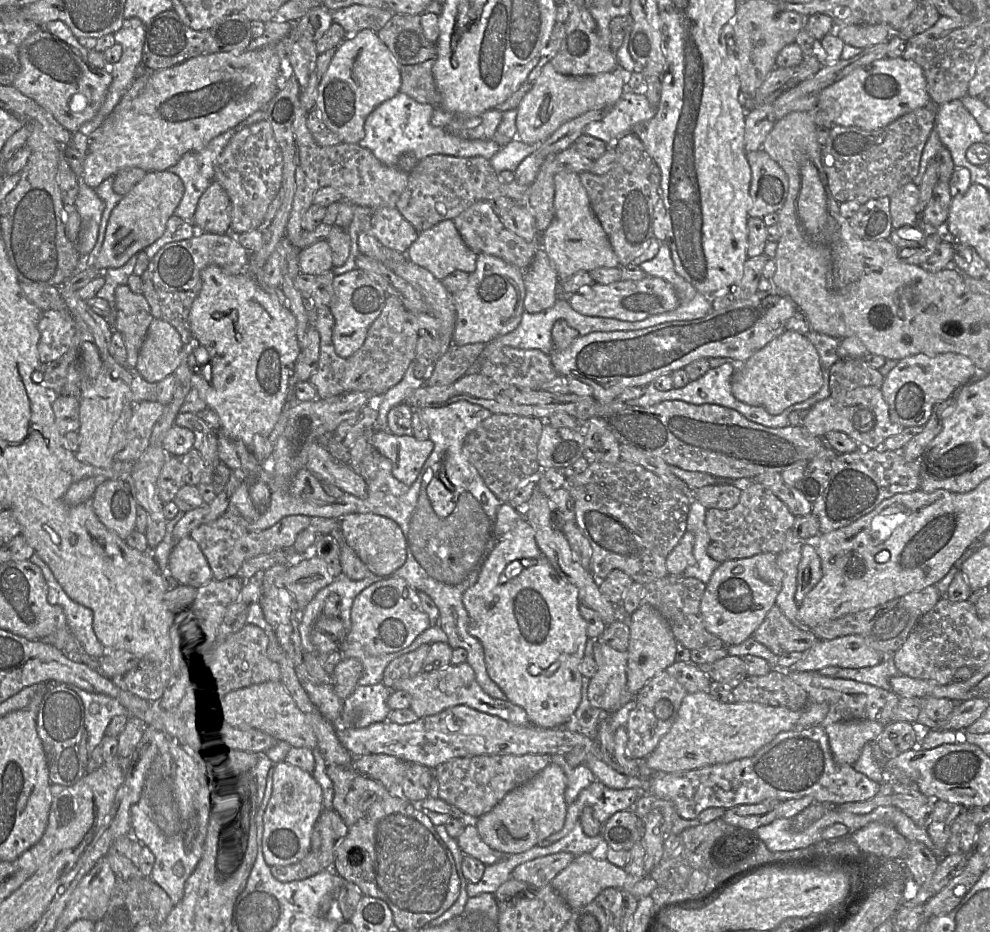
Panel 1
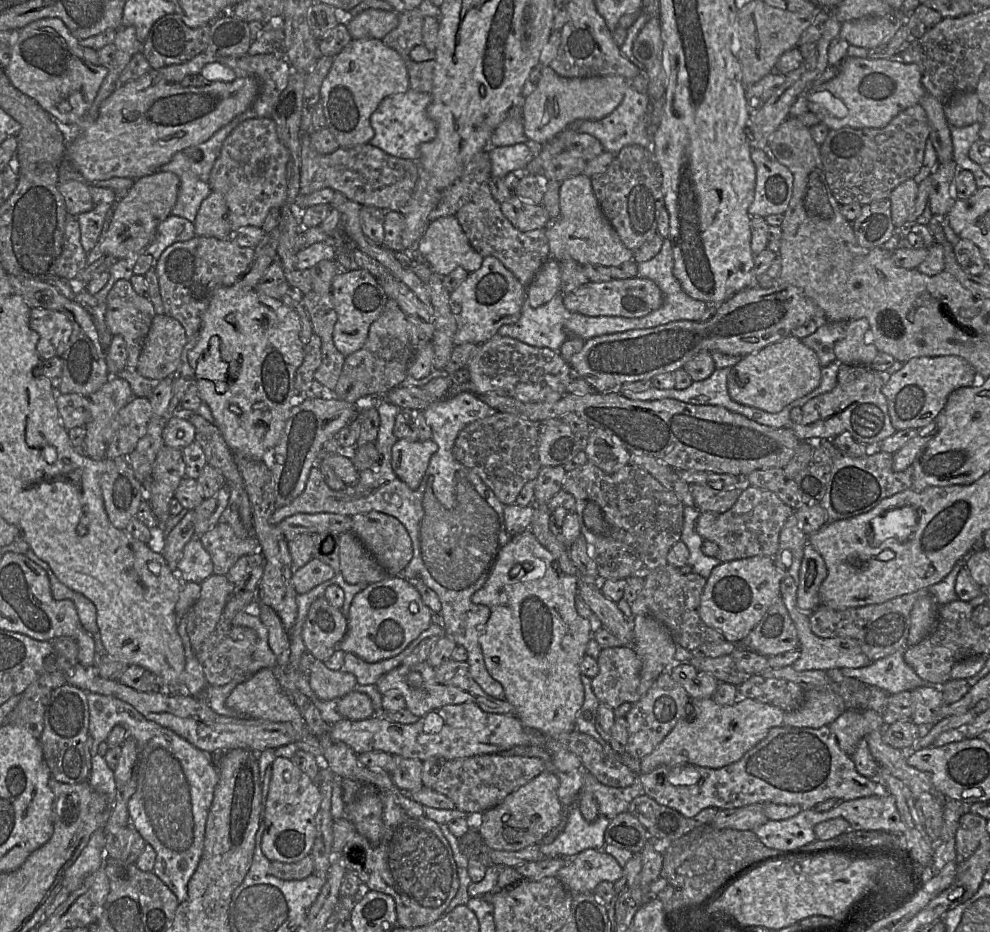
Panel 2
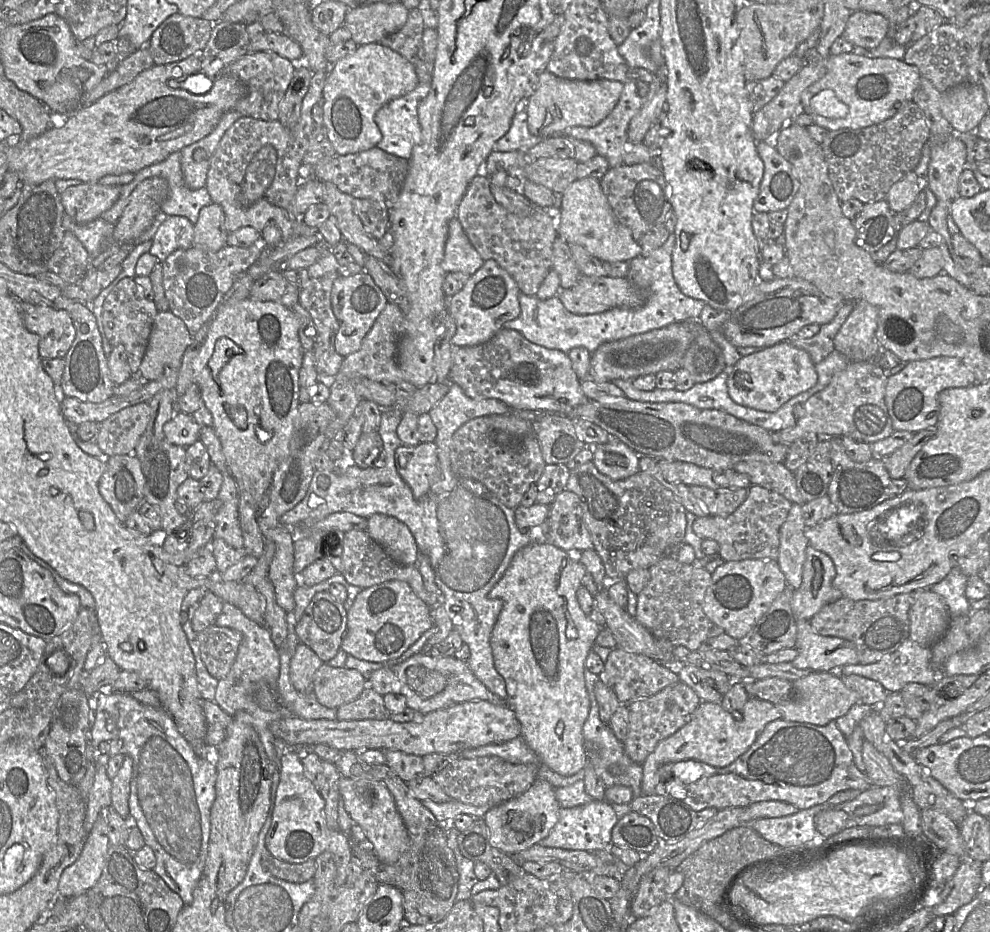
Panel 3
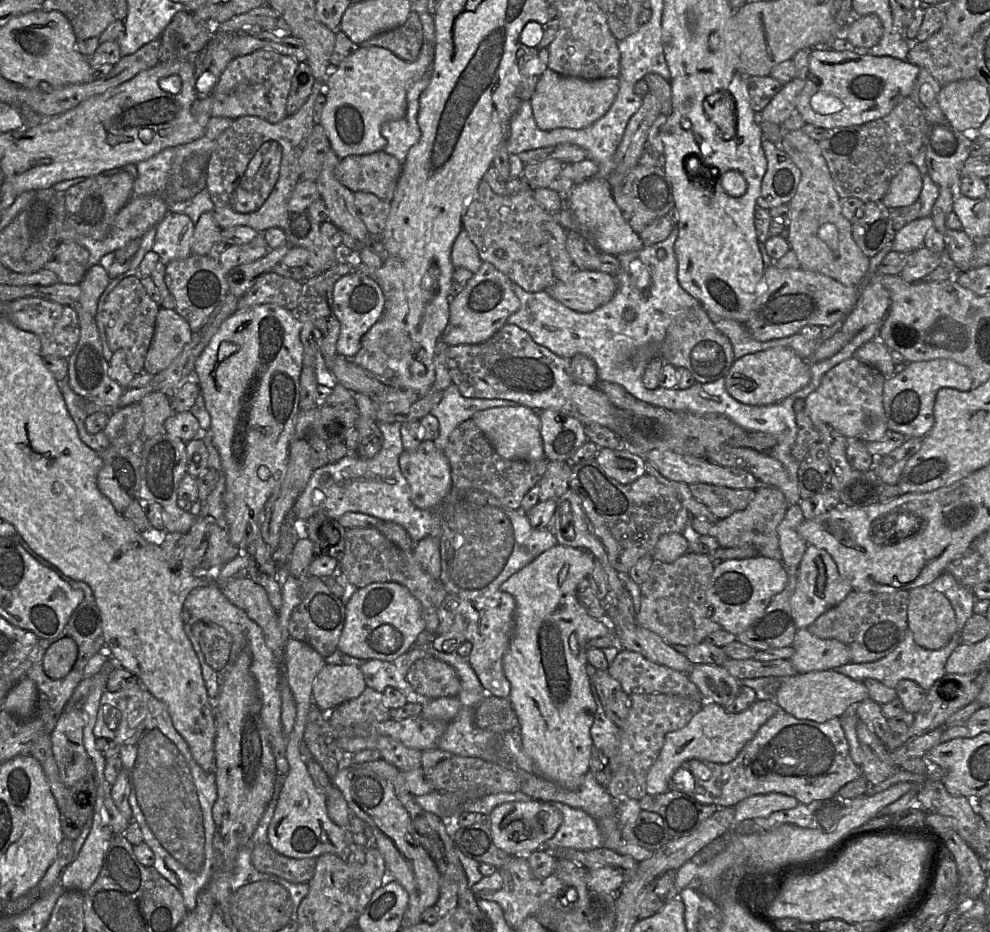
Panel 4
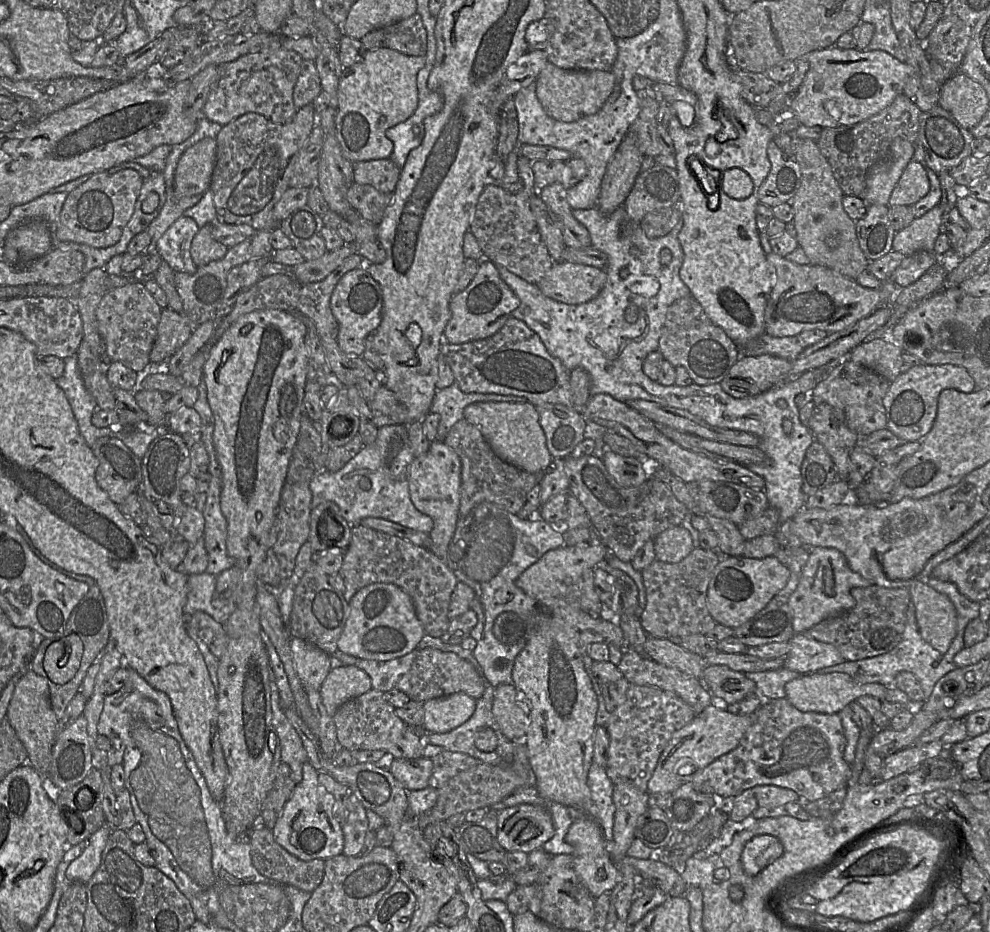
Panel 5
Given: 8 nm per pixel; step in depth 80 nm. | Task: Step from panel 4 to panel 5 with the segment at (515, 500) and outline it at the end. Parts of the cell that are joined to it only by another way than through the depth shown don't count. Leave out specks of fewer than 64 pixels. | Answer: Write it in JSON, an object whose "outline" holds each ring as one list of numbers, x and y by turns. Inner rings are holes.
{"outline":[[465,419,452,426,443,442,461,461,460,517,468,515,482,502,494,503,517,514,522,509,529,491,542,480,544,473,530,473,501,460,480,430]]}

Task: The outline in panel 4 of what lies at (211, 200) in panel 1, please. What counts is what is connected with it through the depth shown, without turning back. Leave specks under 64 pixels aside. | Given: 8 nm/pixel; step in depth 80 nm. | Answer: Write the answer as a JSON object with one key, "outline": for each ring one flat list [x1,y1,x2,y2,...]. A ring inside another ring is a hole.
{"outline":[[214,211,201,214,195,224,191,253,217,257,227,247,221,236,222,229,215,220]]}

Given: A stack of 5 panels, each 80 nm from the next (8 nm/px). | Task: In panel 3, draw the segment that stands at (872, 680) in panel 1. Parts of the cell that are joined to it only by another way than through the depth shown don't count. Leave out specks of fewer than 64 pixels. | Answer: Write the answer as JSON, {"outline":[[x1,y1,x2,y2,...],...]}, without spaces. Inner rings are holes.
{"outline":[[909,637,893,653,876,663,862,665,845,665,836,673,839,675,858,675,879,682,888,693,900,692,908,683,919,683,931,687,945,676,943,669,934,669,930,662,931,648,922,647]]}

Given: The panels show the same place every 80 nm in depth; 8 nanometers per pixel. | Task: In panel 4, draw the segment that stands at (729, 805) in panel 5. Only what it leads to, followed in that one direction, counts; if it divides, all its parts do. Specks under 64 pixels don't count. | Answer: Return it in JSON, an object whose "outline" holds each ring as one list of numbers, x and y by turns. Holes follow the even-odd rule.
{"outline":[[782,793,758,794,747,797,734,806,735,823,768,817,779,810,788,810,798,805,798,800]]}

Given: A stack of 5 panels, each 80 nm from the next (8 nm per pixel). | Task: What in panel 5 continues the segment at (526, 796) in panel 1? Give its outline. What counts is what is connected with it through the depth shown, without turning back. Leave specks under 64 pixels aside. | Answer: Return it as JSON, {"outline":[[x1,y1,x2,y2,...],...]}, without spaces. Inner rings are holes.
{"outline":[[519,804,498,812,497,841,507,852,529,854,553,835,552,816,540,806]]}

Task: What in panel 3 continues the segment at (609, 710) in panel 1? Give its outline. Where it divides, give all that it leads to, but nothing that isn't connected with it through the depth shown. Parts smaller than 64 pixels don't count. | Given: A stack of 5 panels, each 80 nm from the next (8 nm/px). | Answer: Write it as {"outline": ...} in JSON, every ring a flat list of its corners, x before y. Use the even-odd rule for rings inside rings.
{"outline":[[620,647,611,649,604,668,598,679,610,687,620,704,628,705,630,702,650,697,665,687,679,682,678,673,672,671,667,665,658,663,645,655,628,652]]}

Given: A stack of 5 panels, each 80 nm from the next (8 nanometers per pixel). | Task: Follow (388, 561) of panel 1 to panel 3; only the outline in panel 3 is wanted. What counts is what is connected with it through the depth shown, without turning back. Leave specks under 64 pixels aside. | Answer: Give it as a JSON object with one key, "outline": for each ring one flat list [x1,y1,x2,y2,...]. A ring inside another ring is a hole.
{"outline":[[373,514,367,521,366,532,389,557,401,565,415,565,419,551,413,535,403,522,385,514]]}

